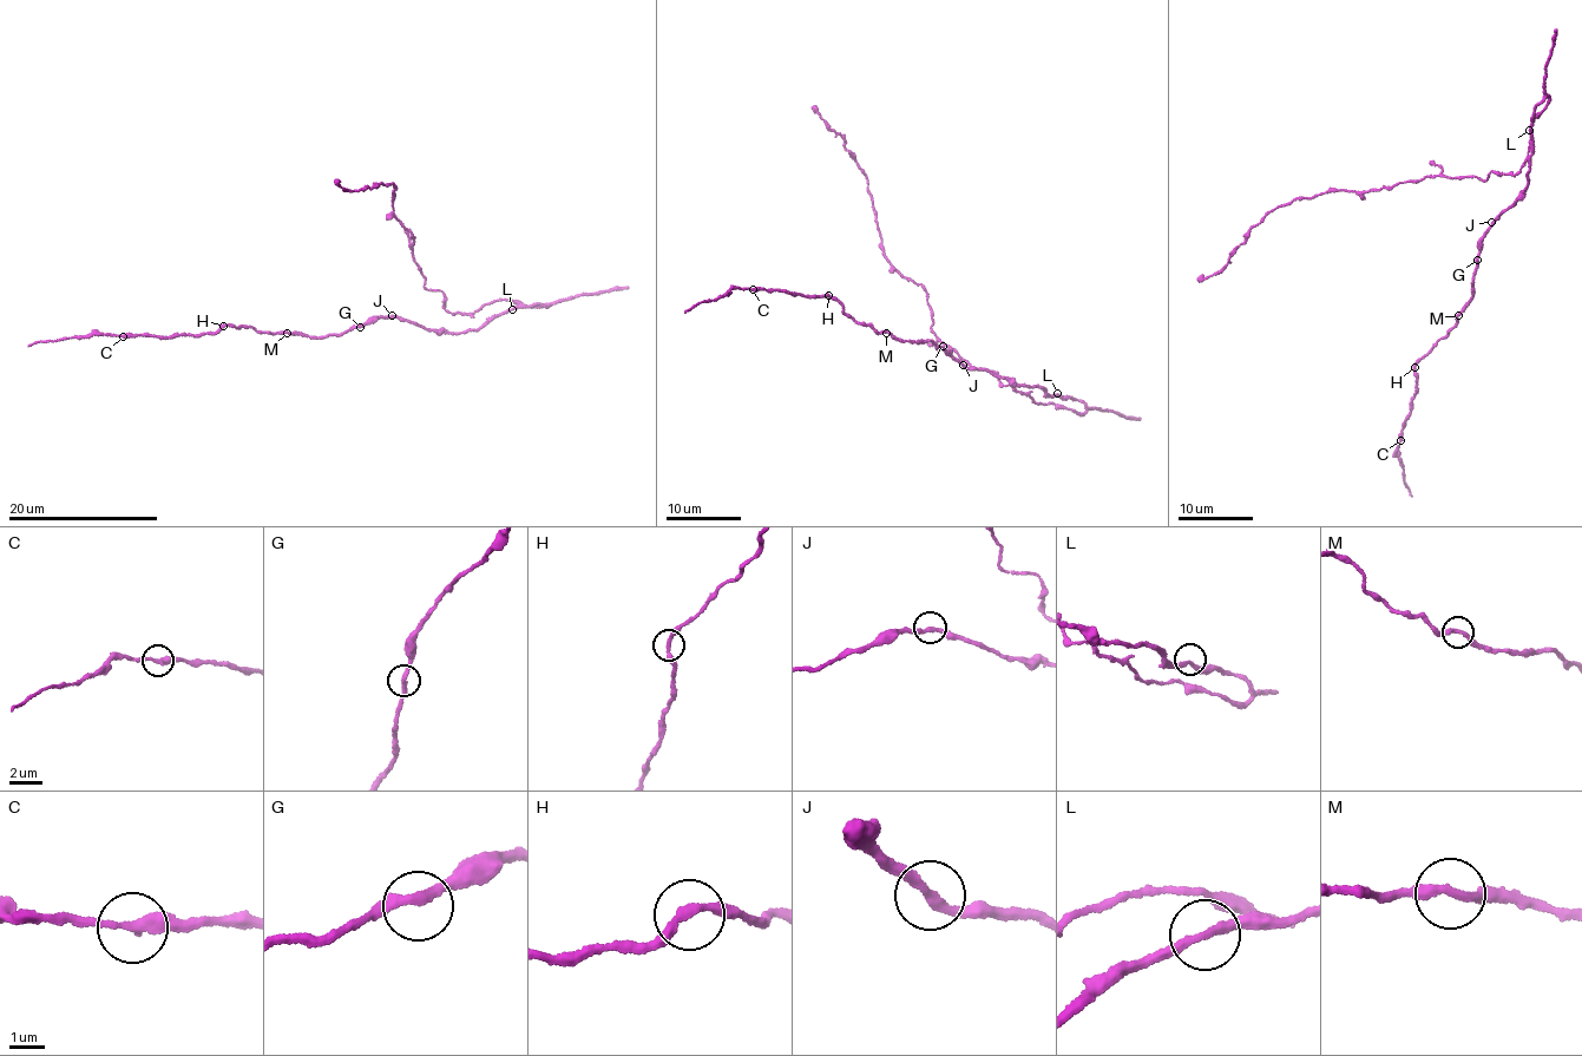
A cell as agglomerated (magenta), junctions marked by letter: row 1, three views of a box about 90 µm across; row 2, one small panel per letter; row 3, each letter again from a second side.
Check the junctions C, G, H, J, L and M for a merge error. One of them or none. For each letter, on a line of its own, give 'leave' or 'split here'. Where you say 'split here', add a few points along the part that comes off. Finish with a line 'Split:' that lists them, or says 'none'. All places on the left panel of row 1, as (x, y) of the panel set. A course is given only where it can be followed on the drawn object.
C: leave
G: leave
H: leave
J: leave
L: leave
M: leave
Split: none

